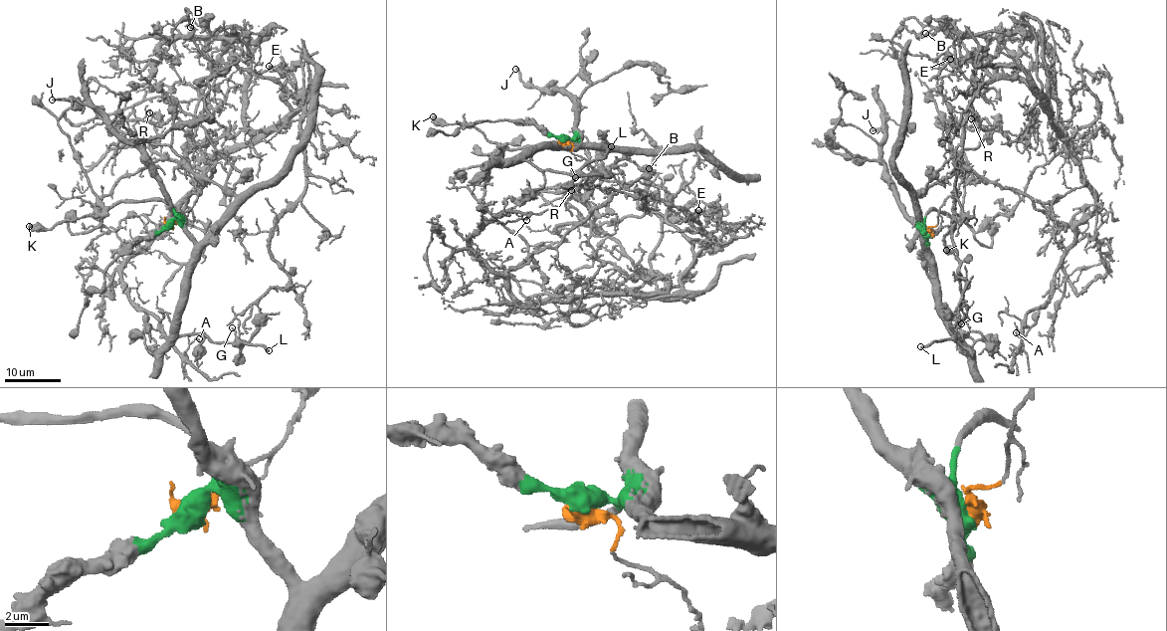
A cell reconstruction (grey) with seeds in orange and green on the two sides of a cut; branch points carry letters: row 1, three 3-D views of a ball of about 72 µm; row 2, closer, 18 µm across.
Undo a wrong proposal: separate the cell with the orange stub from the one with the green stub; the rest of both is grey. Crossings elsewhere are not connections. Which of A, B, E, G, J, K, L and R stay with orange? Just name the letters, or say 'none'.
A, B, E, R

